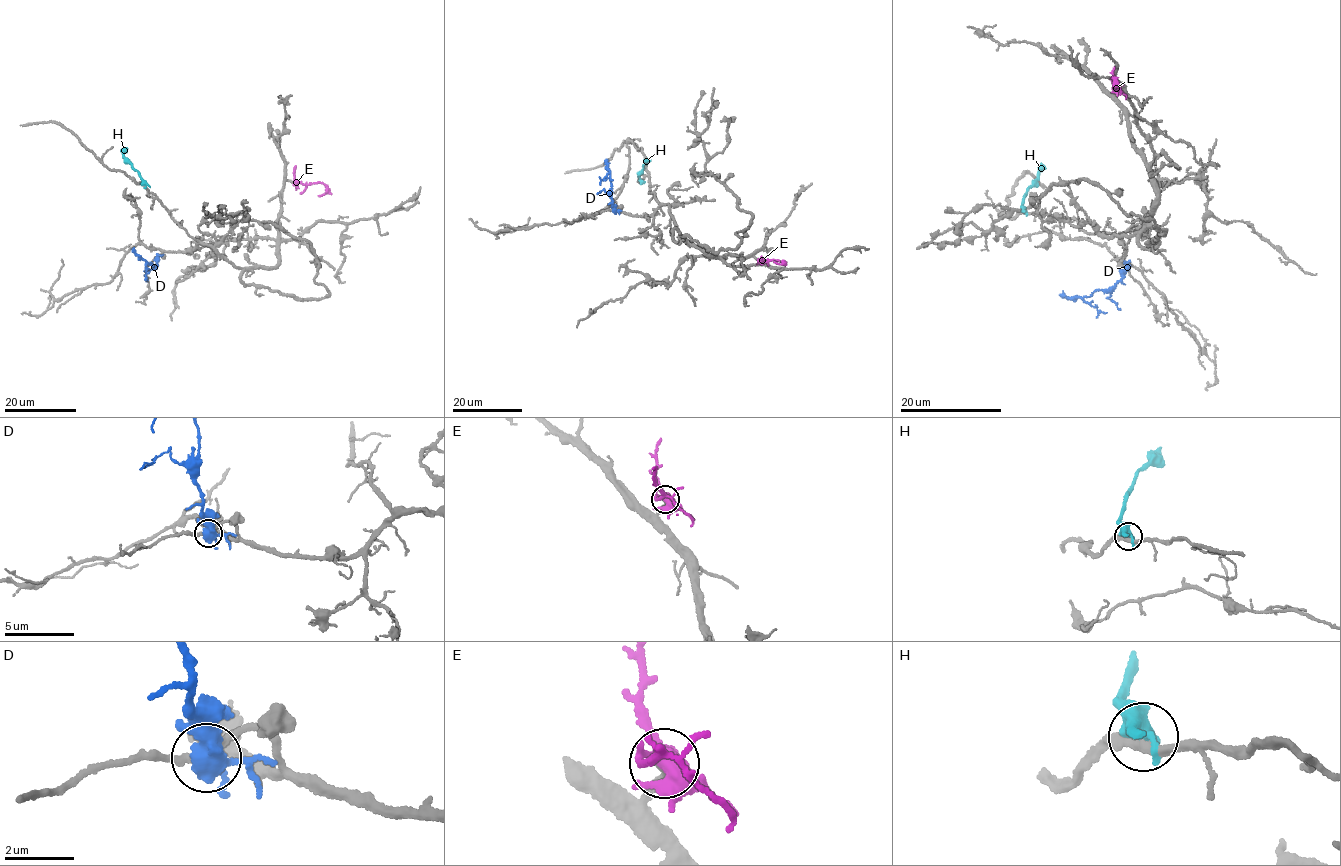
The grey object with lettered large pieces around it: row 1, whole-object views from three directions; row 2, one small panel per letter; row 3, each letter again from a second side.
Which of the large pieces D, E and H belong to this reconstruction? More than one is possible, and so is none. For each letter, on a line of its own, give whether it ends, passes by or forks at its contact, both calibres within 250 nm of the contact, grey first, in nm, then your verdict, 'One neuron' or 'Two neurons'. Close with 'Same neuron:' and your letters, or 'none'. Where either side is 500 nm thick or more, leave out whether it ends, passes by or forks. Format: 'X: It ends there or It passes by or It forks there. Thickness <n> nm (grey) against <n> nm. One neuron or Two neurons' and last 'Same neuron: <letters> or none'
D: It forks there. Thickness 190 nm (grey) against 440 nm. Two neurons
E: It forks there. Thickness 240 nm (grey) against 480 nm. One neuron
H: It forks there. Thickness 260 nm (grey) against 460 nm. Two neurons
Same neuron: E

